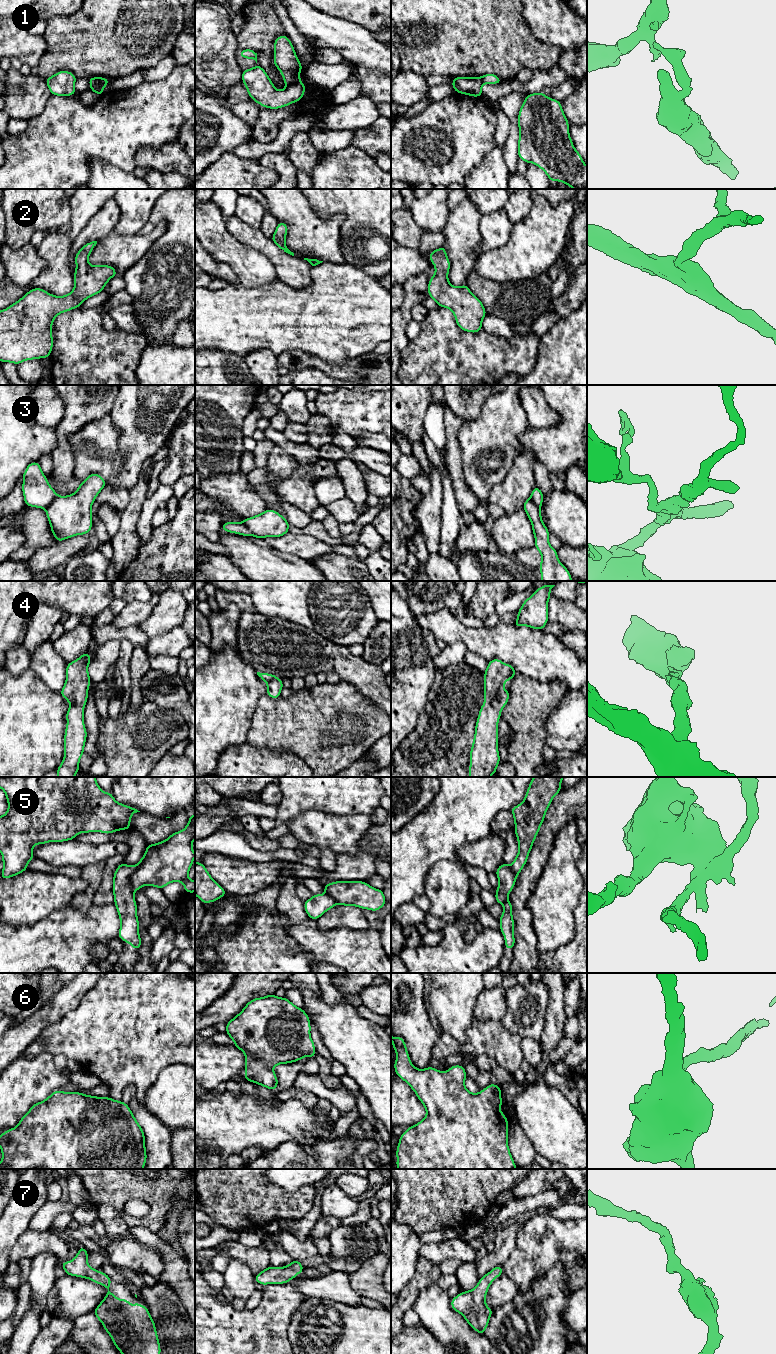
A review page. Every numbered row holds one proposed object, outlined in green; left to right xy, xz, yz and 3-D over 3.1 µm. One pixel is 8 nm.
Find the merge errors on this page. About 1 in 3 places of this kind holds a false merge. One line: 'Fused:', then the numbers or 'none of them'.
Fused: 1, 3, 5

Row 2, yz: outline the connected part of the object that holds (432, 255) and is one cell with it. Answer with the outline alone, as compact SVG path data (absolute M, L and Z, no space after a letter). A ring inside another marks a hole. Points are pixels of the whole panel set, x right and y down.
M444 246L429 253L429 259L435 267L434 275L429 279L429 297L453 312L457 326L466 332L477 333L482 330L482 321L487 315L483 303L470 291L466 284L453 286L448 280L450 261Z

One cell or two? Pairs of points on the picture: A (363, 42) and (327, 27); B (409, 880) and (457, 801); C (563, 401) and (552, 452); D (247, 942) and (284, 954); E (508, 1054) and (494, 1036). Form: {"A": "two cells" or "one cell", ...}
{"A": "one cell", "B": "one cell", "C": "one cell", "D": "one cell", "E": "one cell"}

